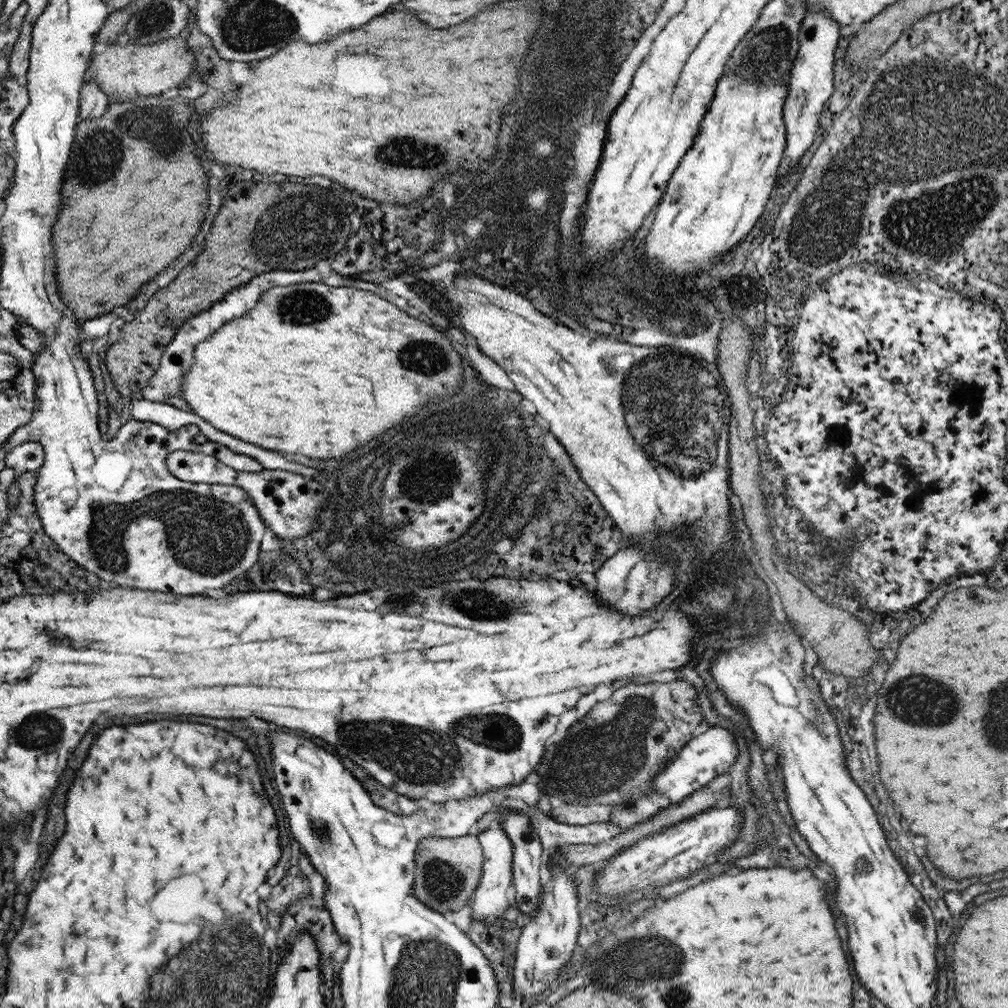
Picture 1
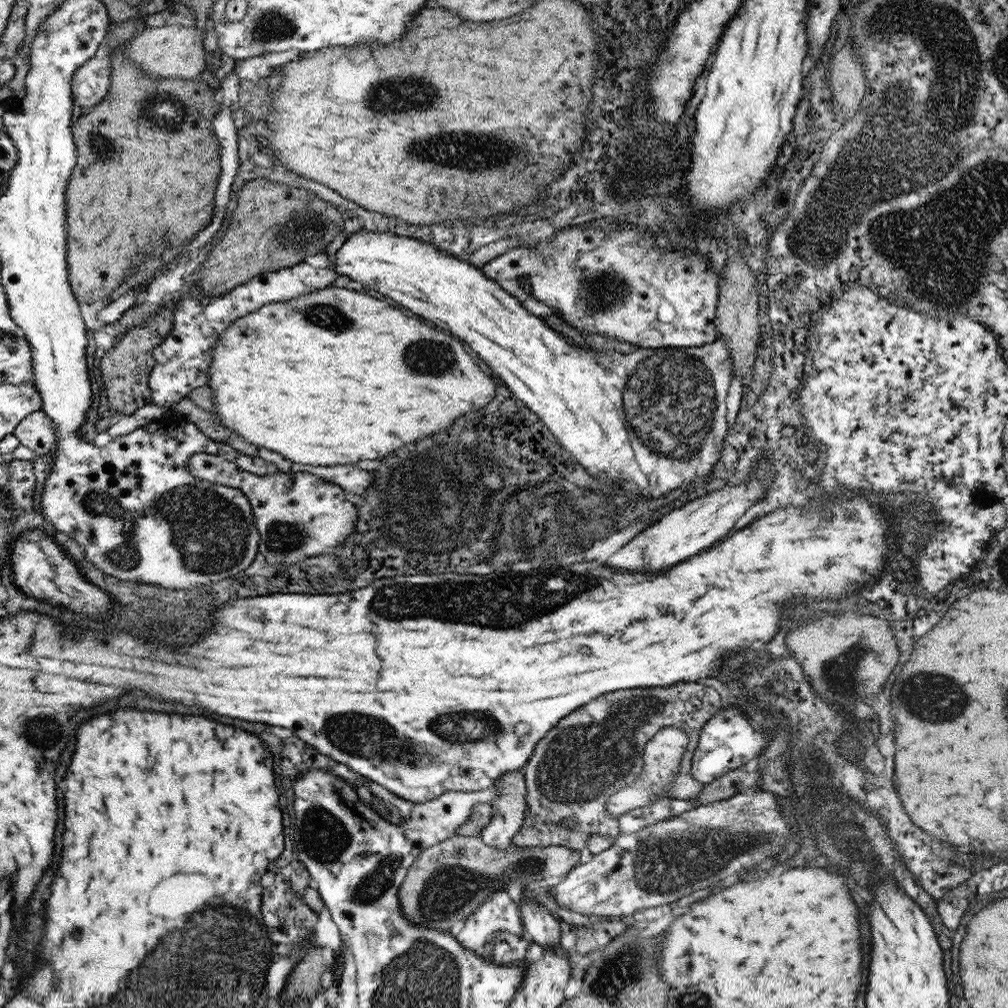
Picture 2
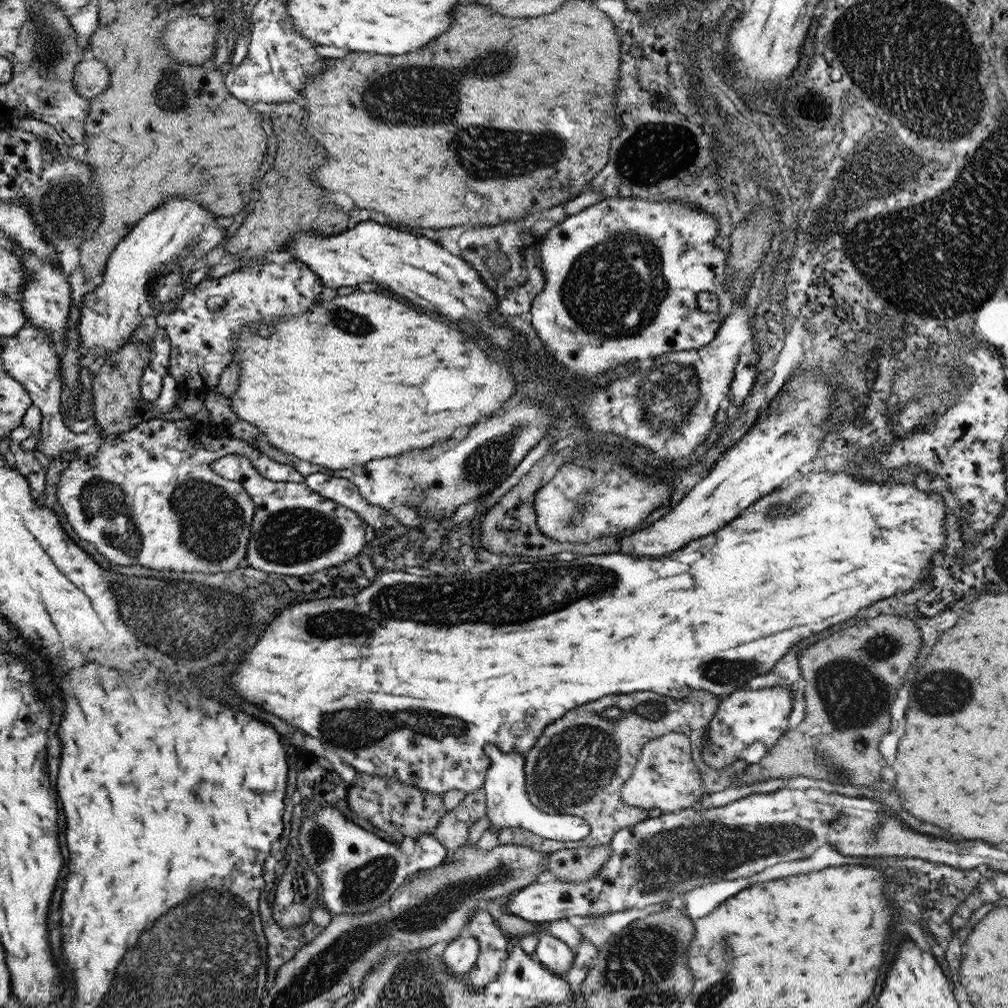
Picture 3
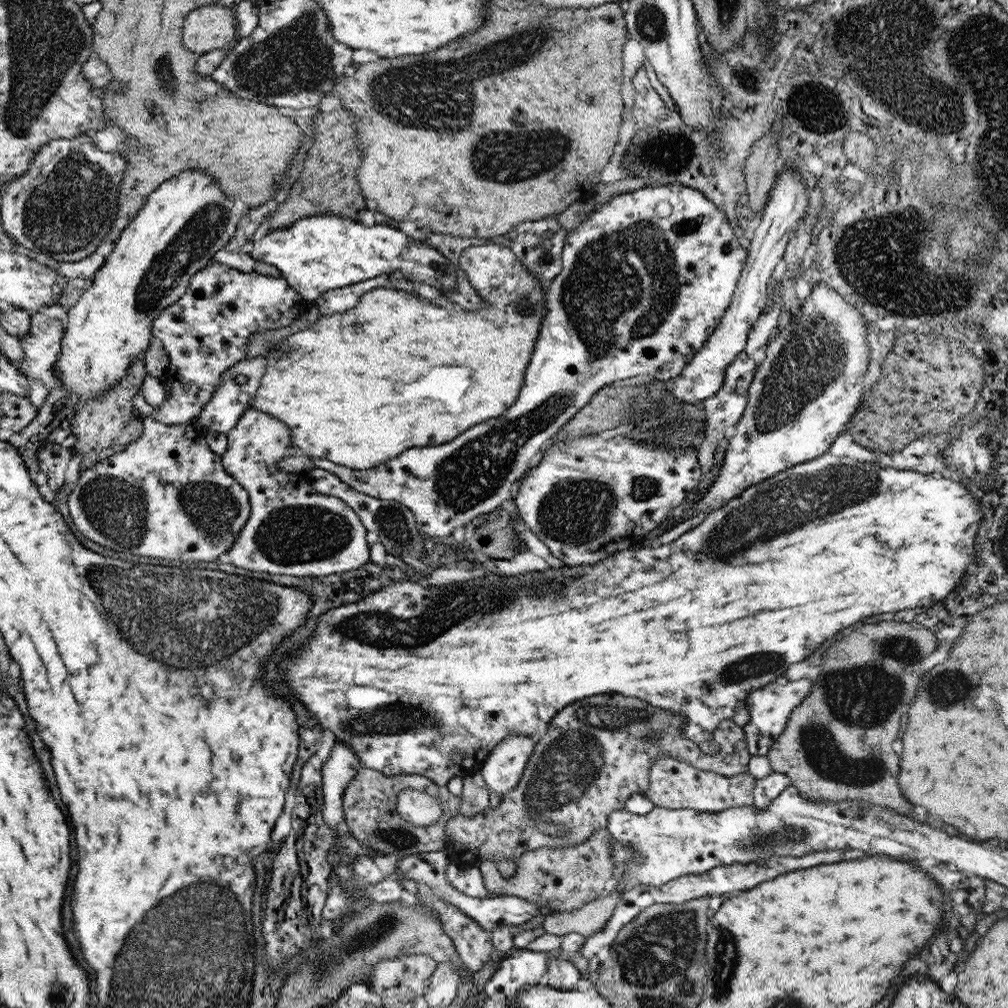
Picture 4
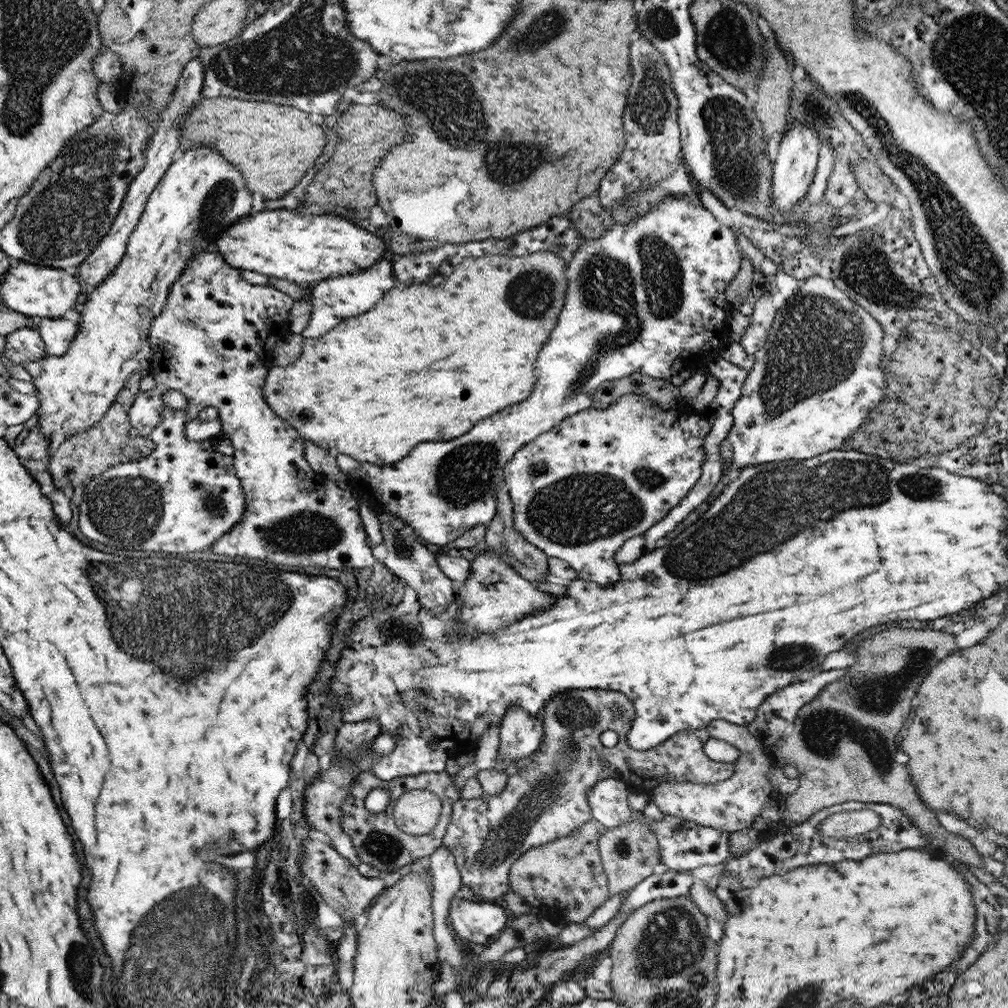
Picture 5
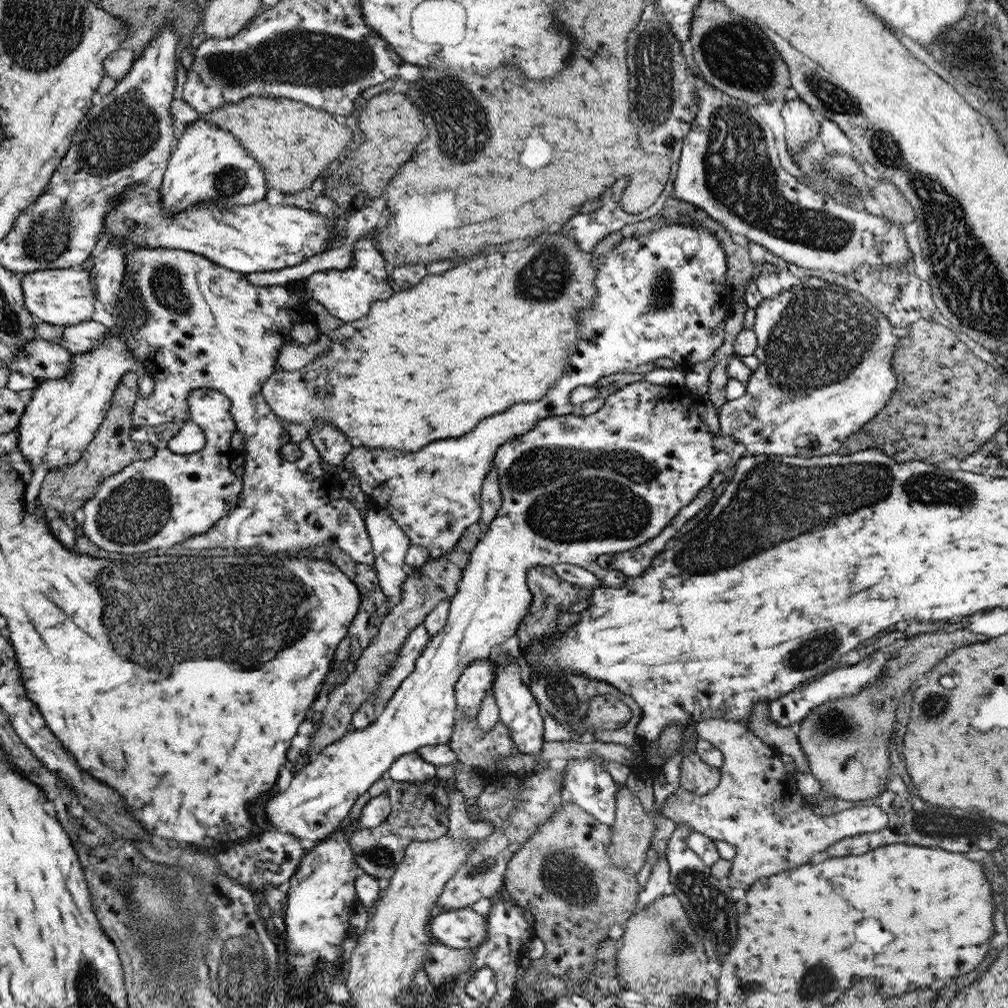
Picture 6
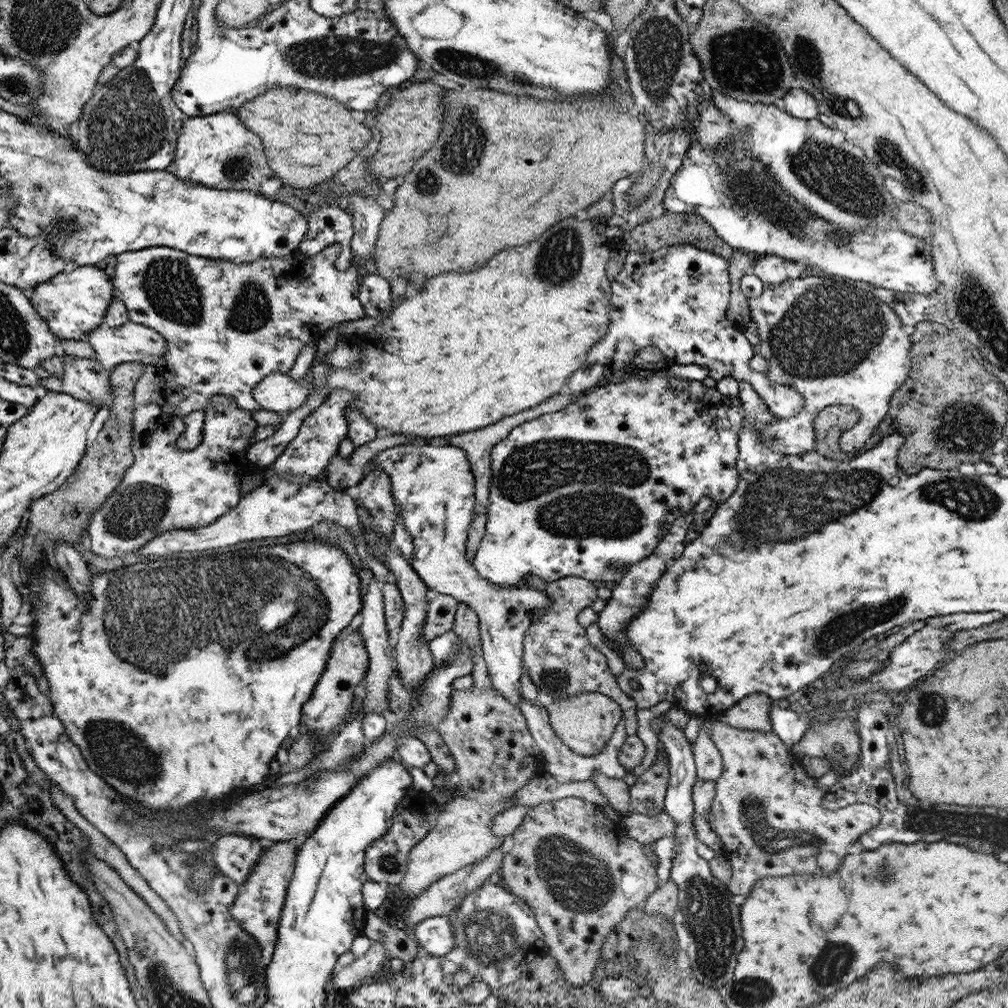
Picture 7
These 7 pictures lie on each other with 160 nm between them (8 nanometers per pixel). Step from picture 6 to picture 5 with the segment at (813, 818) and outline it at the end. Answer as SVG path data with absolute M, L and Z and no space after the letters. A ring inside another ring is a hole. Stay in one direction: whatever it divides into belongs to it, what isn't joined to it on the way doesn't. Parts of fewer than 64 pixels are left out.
M712 720L706 730L711 738L726 742L736 749L740 749L740 758L736 760L736 772L722 783L714 785L695 785L690 782L663 782L650 793L652 802L665 814L677 816L690 822L697 822L710 828L721 828L728 832L736 832L754 824L756 816L768 802L782 803L782 794L768 778L768 771L772 769L773 758L770 750L762 748L758 740L750 735L746 725L732 724L727 720ZM872 809L848 810L831 814L821 821L817 830L821 838L844 838L869 833L879 827L882 817Z

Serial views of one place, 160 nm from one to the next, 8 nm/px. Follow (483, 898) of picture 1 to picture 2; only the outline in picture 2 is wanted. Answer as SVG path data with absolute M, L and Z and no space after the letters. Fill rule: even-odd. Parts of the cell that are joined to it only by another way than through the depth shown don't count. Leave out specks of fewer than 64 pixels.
M517 771L500 776L500 780L494 785L499 788L502 796L490 805L494 809L494 815L482 829L481 837L496 850L505 853L507 846L513 842L512 837L524 822L527 785L526 780ZM499 890L491 898L487 898L464 920L464 927L455 938L464 948L480 952L489 937L501 930L514 936L523 934L518 905L510 899L507 890Z

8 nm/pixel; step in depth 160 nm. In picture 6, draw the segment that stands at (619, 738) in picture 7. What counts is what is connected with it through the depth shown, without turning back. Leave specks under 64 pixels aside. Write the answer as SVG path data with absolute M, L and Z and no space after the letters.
M571 759L566 764L563 788L570 792L572 802L609 827L614 824L619 786L596 762Z

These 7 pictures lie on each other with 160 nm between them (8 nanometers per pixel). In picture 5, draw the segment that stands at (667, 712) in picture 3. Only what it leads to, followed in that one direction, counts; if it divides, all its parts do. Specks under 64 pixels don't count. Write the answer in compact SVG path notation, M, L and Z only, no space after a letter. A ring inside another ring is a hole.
M568 690L568 694L566 692L562 692L562 694L556 694L554 698L551 698L543 708L541 712L542 722L544 724L544 738L542 747L536 752L536 757L532 759L532 763L527 765L522 769L522 771L515 772L511 774L508 778L508 782L506 786L499 792L498 796L490 796L483 792L480 798L476 798L476 800L464 800L460 799L454 804L452 815L450 815L450 824L447 826L446 834L443 838L443 844L445 847L454 855L456 858L456 866L458 866L458 871L460 872L461 887L462 885L467 885L472 889L473 896L472 899L481 899L491 901L500 901L502 896L509 890L510 887L510 872L512 868L512 864L518 860L523 852L526 852L529 848L534 848L540 846L541 844L546 844L547 842L552 842L553 840L559 839L560 837L569 835L570 832L575 831L577 828L583 826L584 823L587 823L588 820L592 819L591 807L588 805L588 794L590 794L592 786L596 783L599 783L600 780L604 780L607 778L618 779L619 781L624 781L633 792L638 793L649 793L654 788L656 788L659 784L663 782L690 782L692 781L695 785L714 785L716 783L722 783L727 778L730 778L736 772L736 762L734 763L722 763L712 761L706 753L704 753L704 744L711 739L710 733L706 730L706 727L699 728L696 731L688 731L680 732L680 734L676 736L672 736L668 741L664 742L660 746L656 746L656 748L650 748L650 750L635 750L632 749L627 742L628 732L631 731L632 723L635 720L635 717L638 714L635 712L635 705L624 693L618 691L610 690ZM618 707L621 712L619 714L615 714L614 708ZM612 730L618 734L618 744L616 746L612 746L612 748L606 748L606 746L602 745L600 741L600 736L604 731Z

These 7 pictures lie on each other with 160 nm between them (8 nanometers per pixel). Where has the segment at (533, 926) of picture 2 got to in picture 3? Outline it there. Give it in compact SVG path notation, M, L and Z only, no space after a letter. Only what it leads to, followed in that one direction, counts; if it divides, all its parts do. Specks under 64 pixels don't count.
M538 932L539 943L536 947L536 956L538 960L550 970L552 973L559 976L570 970L574 960L574 952L563 941L548 933Z

